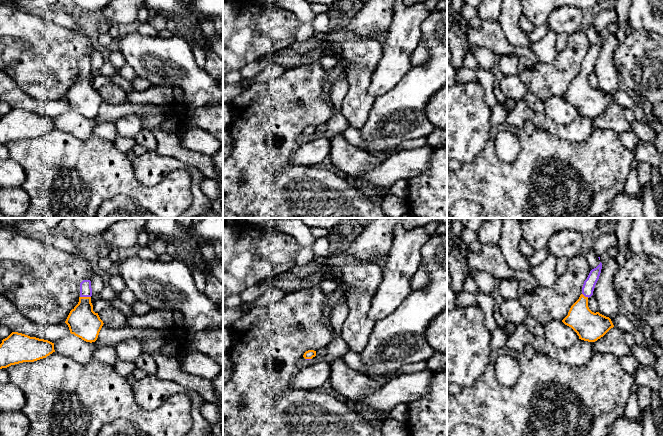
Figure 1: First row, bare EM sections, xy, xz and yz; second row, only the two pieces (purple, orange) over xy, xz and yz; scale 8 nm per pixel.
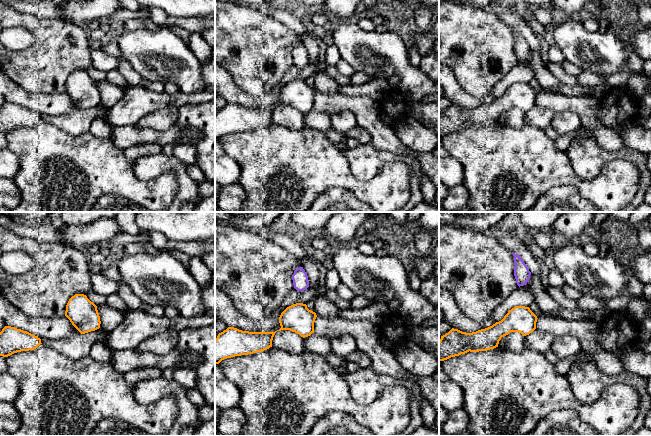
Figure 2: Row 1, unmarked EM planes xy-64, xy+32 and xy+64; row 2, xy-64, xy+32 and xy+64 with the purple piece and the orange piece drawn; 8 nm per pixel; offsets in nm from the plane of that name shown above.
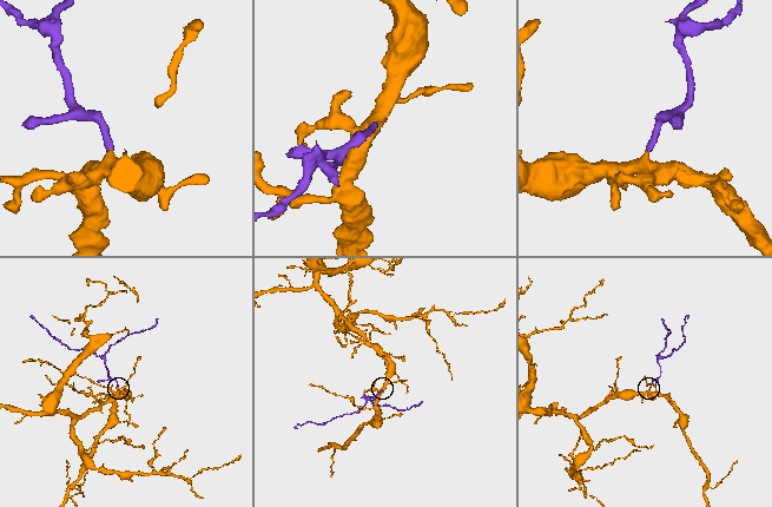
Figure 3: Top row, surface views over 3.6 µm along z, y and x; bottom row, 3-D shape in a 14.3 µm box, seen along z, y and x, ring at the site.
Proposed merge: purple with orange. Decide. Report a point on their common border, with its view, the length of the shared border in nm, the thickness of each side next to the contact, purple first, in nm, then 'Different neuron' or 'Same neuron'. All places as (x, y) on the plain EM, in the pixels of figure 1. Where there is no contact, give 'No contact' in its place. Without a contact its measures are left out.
Touches purple at xy (85, 72). Shared border 90 nm. Thickness 100 nm (purple) against 240 nm. Same neuron

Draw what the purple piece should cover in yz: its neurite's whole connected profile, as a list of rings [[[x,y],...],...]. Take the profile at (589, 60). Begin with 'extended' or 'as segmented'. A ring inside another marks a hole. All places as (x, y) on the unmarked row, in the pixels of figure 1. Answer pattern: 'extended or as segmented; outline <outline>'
extended; outline [[[602,39],[592,45],[584,57],[582,70],[571,82],[568,91],[562,98],[571,103],[579,112],[579,115],[595,118],[603,113],[614,103],[611,95],[599,88],[592,88],[588,83],[588,74],[593,71],[595,61],[599,55]]]

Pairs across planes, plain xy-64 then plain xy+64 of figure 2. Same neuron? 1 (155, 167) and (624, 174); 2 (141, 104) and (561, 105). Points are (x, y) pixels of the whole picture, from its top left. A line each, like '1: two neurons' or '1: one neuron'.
1: two neurons
2: two neurons

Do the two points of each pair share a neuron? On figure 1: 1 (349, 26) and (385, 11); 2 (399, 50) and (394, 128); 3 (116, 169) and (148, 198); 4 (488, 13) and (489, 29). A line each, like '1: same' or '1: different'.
1: same
2: different
3: same
4: different

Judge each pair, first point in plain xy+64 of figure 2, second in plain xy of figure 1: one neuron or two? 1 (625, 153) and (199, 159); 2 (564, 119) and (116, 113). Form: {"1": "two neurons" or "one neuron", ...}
{"1": "two neurons", "2": "two neurons"}

